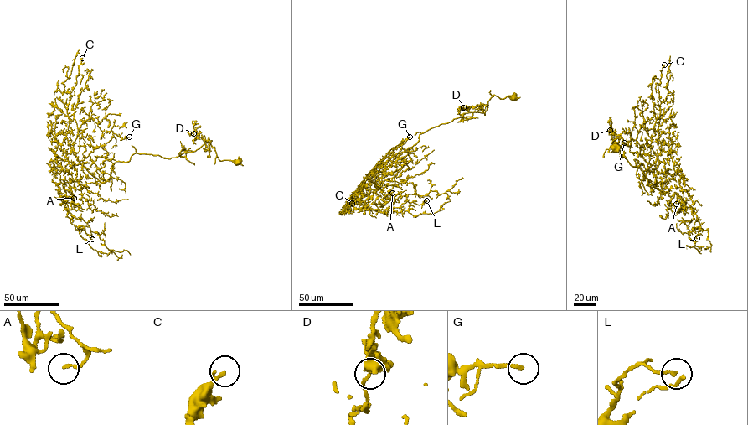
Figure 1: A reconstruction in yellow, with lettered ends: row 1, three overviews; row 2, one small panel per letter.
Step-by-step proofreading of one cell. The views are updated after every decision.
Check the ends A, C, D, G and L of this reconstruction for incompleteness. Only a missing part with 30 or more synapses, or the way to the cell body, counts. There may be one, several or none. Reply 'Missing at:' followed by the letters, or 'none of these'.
Missing at: none of these

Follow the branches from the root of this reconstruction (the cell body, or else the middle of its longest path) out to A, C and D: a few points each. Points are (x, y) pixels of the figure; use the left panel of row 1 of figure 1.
A: (238, 163), (219, 160), (208, 142), (170, 158), (135, 152), (105, 181), (65, 190), (74, 198)
C: (238, 163), (219, 160), (208, 142), (170, 158), (79, 162), (67, 108), (82, 58)
D: (238, 163), (219, 160), (209, 142), (194, 130), (189, 133), (193, 133)

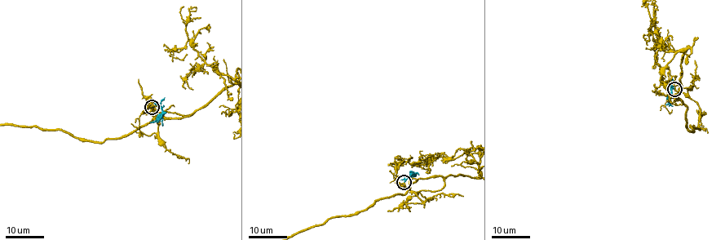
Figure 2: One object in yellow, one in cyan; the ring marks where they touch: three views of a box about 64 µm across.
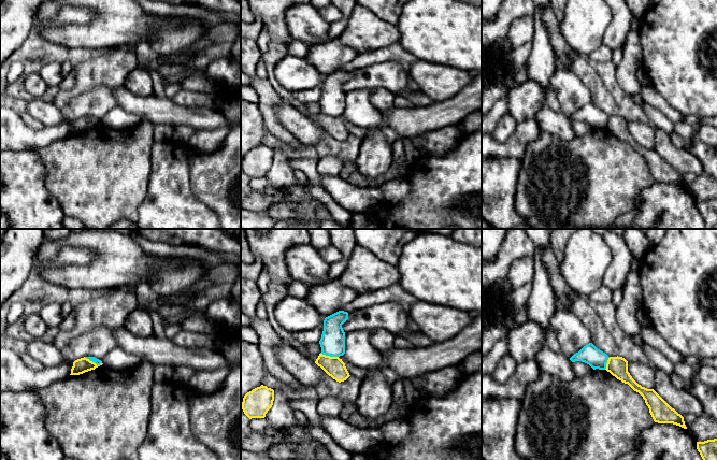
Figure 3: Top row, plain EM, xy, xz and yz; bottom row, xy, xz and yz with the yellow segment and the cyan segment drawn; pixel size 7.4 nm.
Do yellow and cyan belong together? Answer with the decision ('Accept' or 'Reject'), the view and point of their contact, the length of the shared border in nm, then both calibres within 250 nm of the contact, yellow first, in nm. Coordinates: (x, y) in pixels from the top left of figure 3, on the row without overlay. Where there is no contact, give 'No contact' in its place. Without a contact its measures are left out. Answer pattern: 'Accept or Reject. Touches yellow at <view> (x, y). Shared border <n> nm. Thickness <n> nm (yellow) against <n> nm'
Reject. Touches yellow at xz (329, 115). Shared border 140 nm. Thickness 150 nm (yellow) against 190 nm

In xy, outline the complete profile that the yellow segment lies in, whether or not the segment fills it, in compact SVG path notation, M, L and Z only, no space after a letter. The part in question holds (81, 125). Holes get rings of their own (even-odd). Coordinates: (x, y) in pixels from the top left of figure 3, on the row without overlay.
M84 116L84 117L77 118L73 121L73 126L71 128L70 134L80 134L85 131L95 129L98 126L100 126L100 125L97 125L95 121L92 121L89 118Z

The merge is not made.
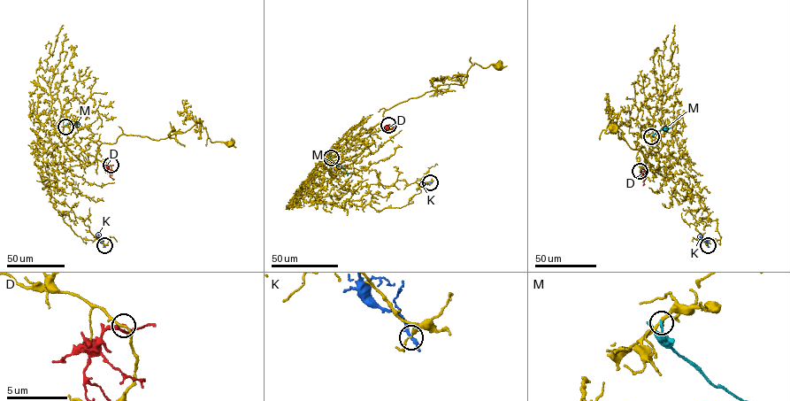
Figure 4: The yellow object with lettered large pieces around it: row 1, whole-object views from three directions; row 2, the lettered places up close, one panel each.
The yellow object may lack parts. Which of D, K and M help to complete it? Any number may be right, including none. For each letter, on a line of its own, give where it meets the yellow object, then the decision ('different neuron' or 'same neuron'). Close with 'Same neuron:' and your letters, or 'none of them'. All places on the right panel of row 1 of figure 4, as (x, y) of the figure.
D: contact (640, 171); different neuron
K: contact (708, 245); different neuron
M: contact (651, 136); different neuron
Same neuron: none of them

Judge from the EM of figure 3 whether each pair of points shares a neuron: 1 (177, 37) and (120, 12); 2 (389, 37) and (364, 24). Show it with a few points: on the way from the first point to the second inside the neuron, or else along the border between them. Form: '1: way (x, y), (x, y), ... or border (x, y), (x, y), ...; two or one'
1: border (160, 15), (156, 22), (153, 40), (149, 43); two
2: way (383, 34), (374, 33), (371, 30); one

